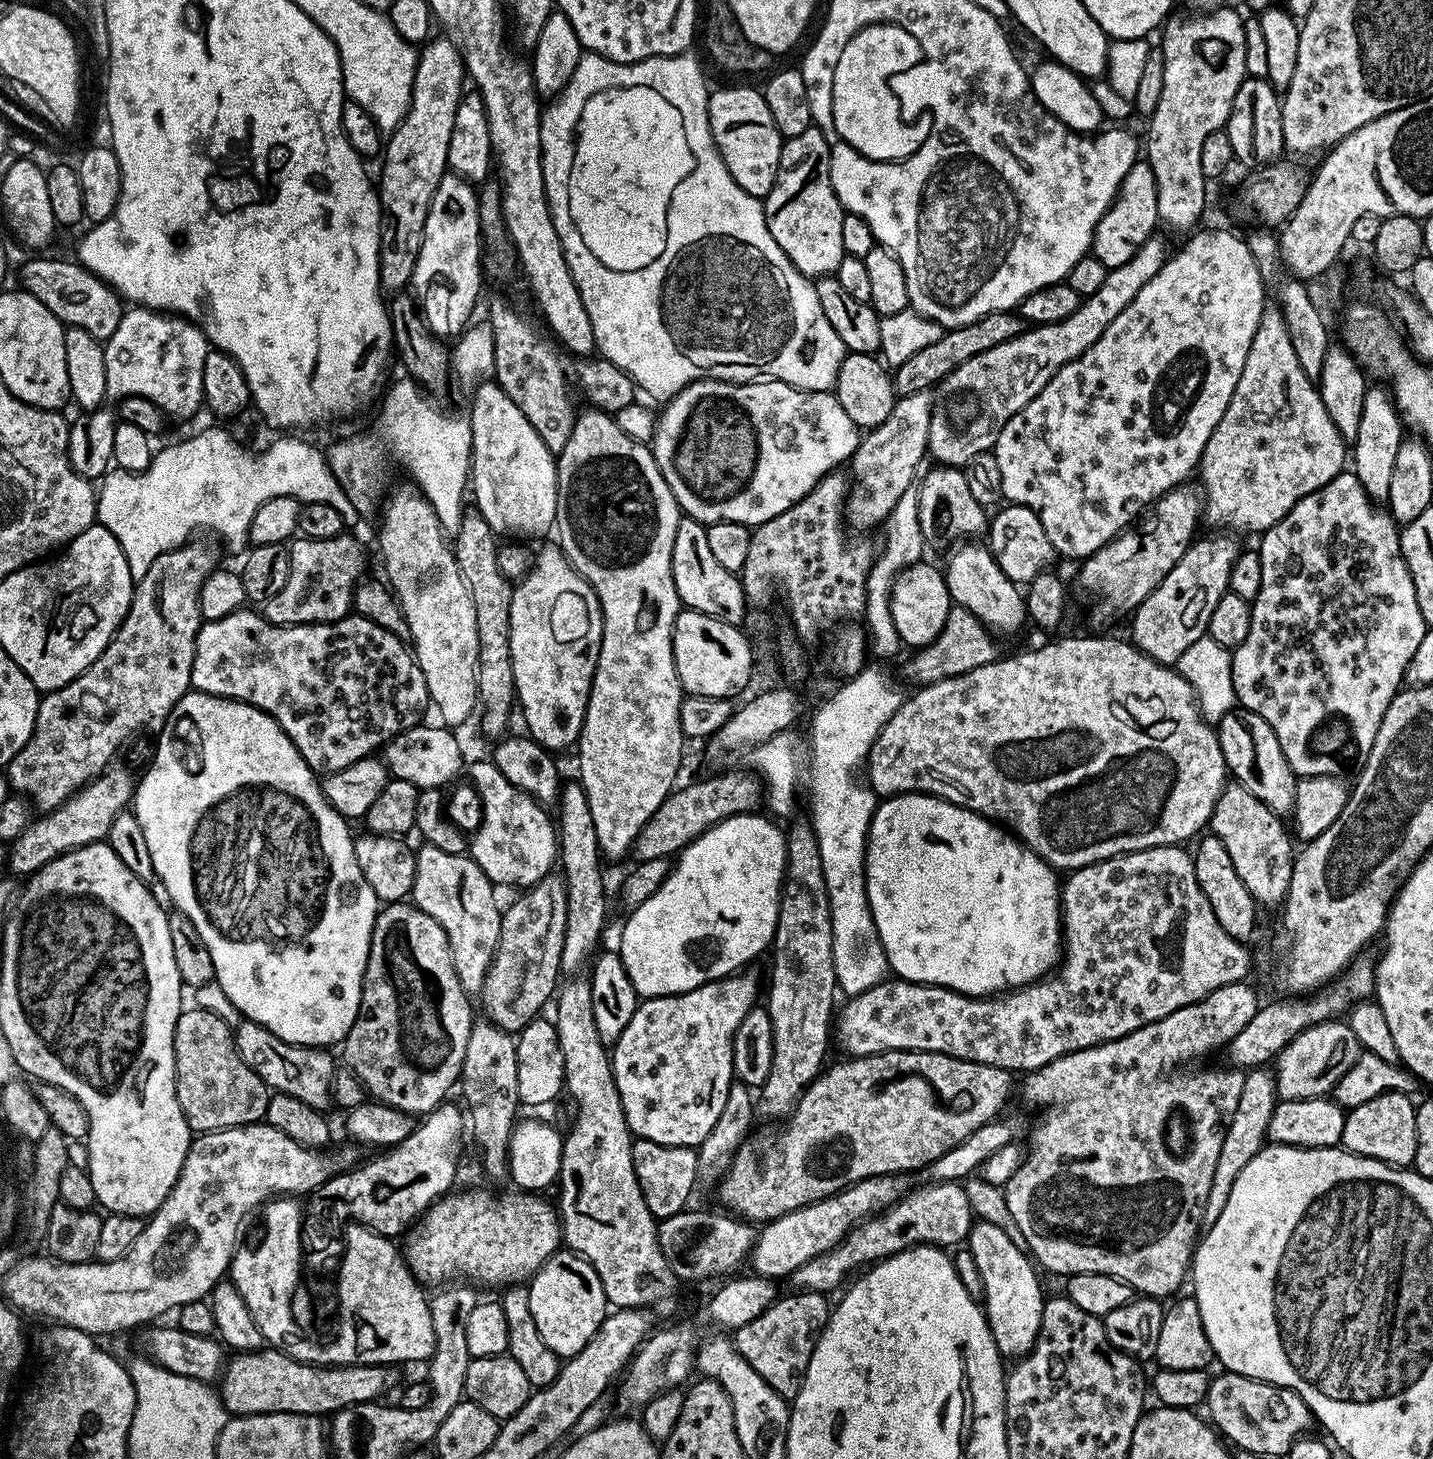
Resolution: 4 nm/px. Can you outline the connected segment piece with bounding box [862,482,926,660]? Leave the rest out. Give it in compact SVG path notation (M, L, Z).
M914 482L906 486L906 494L898 498L898 506L894 506L886 521L888 537L884 540L884 549L882 547L879 549L868 575L868 597L862 620L866 625L866 642L870 647L871 655L873 652L880 660L892 660L902 651L900 635L897 627L894 626L894 614L890 614L890 598L894 582L911 564L921 563L923 556L920 555L926 551L922 526L918 522L919 493L920 485Z

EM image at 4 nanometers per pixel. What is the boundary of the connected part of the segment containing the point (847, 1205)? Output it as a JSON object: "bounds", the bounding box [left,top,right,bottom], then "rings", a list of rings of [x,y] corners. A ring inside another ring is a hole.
{"bounds":[751,1174,909,1278],"rings":[[[904,1174],[875,1176],[858,1182],[830,1198],[807,1204],[805,1208],[784,1214],[777,1220],[767,1221],[759,1229],[756,1245],[752,1248],[751,1271],[765,1278],[791,1277],[792,1272],[798,1270],[798,1266],[806,1266],[806,1262],[810,1262],[812,1258],[826,1254],[834,1246],[843,1242],[851,1228],[864,1223],[870,1216],[884,1212],[900,1201],[909,1191],[908,1180],[909,1177]]]}

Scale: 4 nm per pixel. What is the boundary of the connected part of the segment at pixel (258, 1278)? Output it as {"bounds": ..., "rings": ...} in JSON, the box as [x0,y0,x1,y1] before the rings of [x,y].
{"bounds":[230,1198,302,1350],"rings":[[[273,1198],[263,1205],[264,1233],[260,1241],[253,1248],[237,1247],[230,1269],[230,1283],[236,1287],[238,1294],[242,1294],[242,1302],[246,1302],[265,1341],[277,1350],[290,1350],[294,1346],[292,1320],[288,1320],[288,1292],[292,1292],[292,1287],[297,1284],[296,1275],[302,1265],[302,1250],[296,1244],[296,1228],[302,1223],[302,1208],[296,1204],[299,1203],[292,1198]]]}

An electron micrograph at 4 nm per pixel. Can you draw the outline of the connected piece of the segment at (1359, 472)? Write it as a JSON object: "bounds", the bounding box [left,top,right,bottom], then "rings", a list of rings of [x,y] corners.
{"bounds":[1350,387,1406,502],"rings":[[[1369,387],[1366,402],[1362,402],[1362,422],[1359,423],[1358,434],[1350,448],[1350,468],[1373,502],[1387,501],[1394,462],[1398,459],[1398,446],[1402,446],[1405,439],[1406,428],[1391,391],[1387,387]]]}

